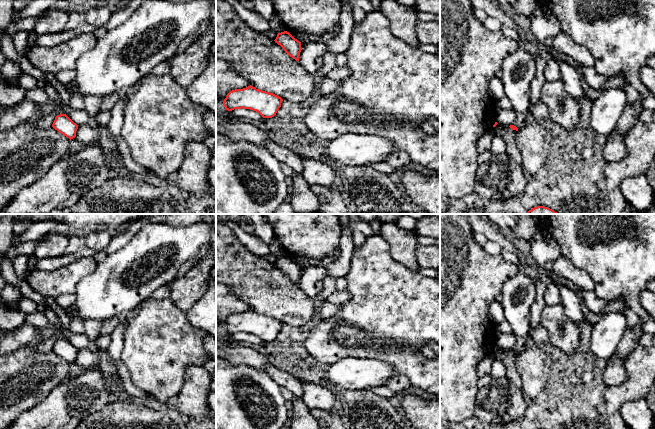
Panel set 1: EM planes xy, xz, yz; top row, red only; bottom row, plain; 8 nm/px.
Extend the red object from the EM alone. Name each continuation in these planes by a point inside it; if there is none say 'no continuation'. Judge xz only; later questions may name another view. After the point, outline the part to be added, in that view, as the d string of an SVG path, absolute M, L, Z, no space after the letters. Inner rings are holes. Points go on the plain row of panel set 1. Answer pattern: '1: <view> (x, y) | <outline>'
no continuation

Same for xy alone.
no continuation

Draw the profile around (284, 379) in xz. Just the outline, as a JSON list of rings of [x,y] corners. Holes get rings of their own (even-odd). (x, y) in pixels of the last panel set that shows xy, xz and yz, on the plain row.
[[[270,362],[266,365],[266,373],[281,387],[289,389],[295,397],[301,398],[304,384],[294,375],[282,371]]]

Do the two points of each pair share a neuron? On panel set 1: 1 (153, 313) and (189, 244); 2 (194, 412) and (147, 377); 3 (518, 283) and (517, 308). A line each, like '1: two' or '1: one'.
1: two
2: two
3: one

